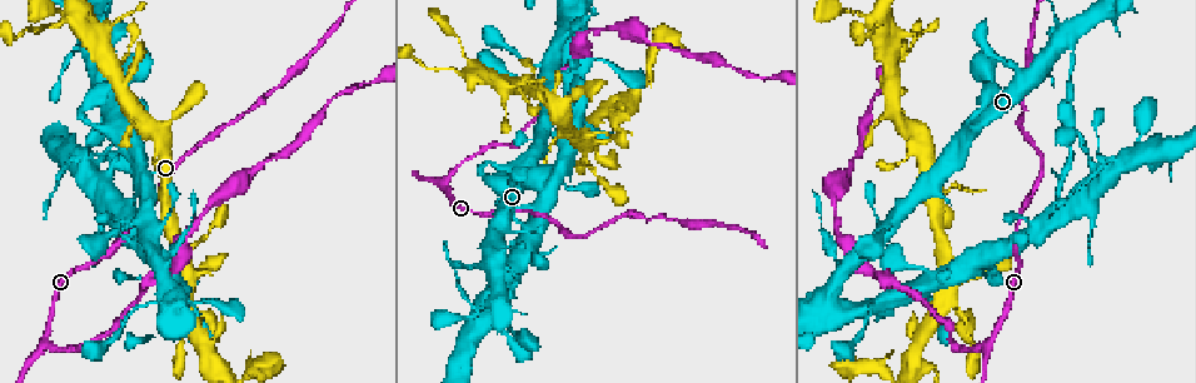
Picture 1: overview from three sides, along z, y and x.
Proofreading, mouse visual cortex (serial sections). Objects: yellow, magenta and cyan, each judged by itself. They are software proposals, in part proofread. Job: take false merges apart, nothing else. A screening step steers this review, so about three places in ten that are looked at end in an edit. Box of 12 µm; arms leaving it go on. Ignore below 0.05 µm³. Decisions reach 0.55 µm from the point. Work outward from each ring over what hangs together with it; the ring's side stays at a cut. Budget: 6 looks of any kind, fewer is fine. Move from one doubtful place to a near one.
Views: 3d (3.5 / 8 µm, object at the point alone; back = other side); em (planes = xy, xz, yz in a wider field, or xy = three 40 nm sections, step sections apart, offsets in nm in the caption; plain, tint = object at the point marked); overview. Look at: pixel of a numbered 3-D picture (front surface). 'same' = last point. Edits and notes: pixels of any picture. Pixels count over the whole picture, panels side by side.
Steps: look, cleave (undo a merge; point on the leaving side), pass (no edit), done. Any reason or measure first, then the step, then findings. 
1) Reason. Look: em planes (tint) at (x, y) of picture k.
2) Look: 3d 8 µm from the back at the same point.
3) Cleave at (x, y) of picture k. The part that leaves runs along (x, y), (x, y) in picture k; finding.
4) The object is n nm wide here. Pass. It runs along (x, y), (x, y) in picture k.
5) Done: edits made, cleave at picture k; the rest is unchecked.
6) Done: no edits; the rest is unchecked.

Thick turns thin. Look: 3d 3.5 µm from the back at (1055, 17) of picture 1.

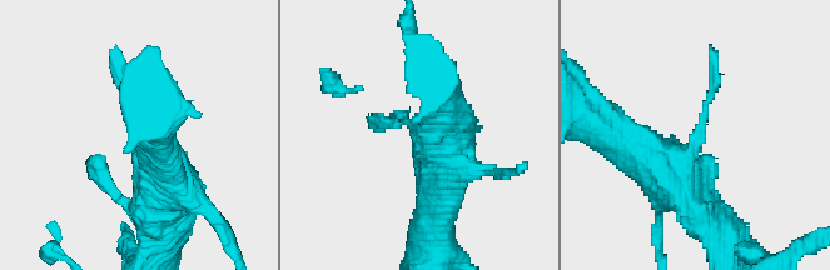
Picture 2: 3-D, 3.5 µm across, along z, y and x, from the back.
The arms are 150, 600 nm wide. Look: em planes (tint) at (701, 128) of picture 2.

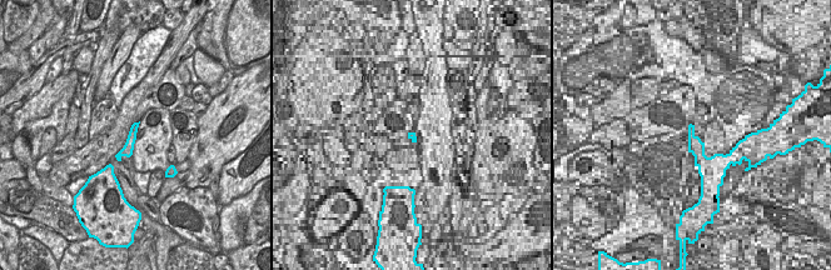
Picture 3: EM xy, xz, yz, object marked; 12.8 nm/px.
Pass. Continuous, no second cell.

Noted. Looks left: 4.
Sharp bend. Look: 3d 3.5 µm at (872, 19) of picture 1.

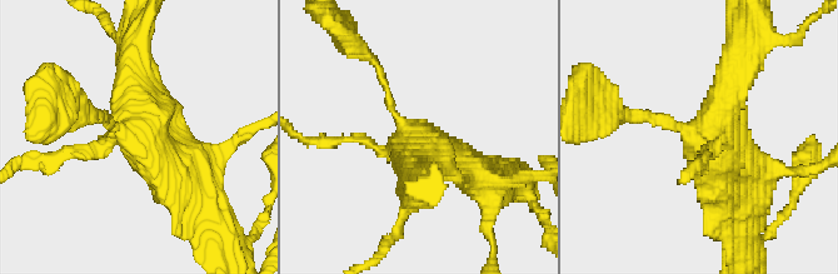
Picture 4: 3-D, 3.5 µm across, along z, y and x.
Look: em planes (tint) at (411, 137) of picture 4.

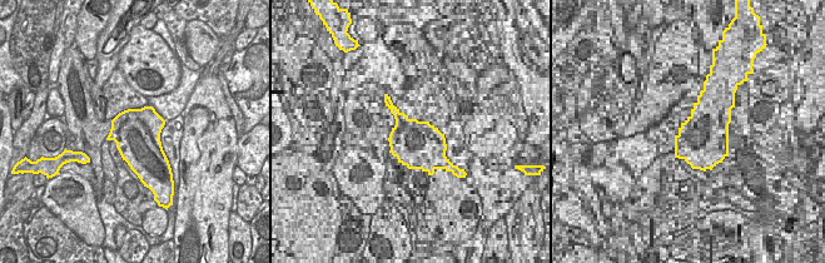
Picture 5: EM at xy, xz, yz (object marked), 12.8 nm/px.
Pass. It runs along (200, 204), (135, 134), (69, 154) in picture 4; all the same cell.

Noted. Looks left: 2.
Done: no edits; the rest is unchecked.

